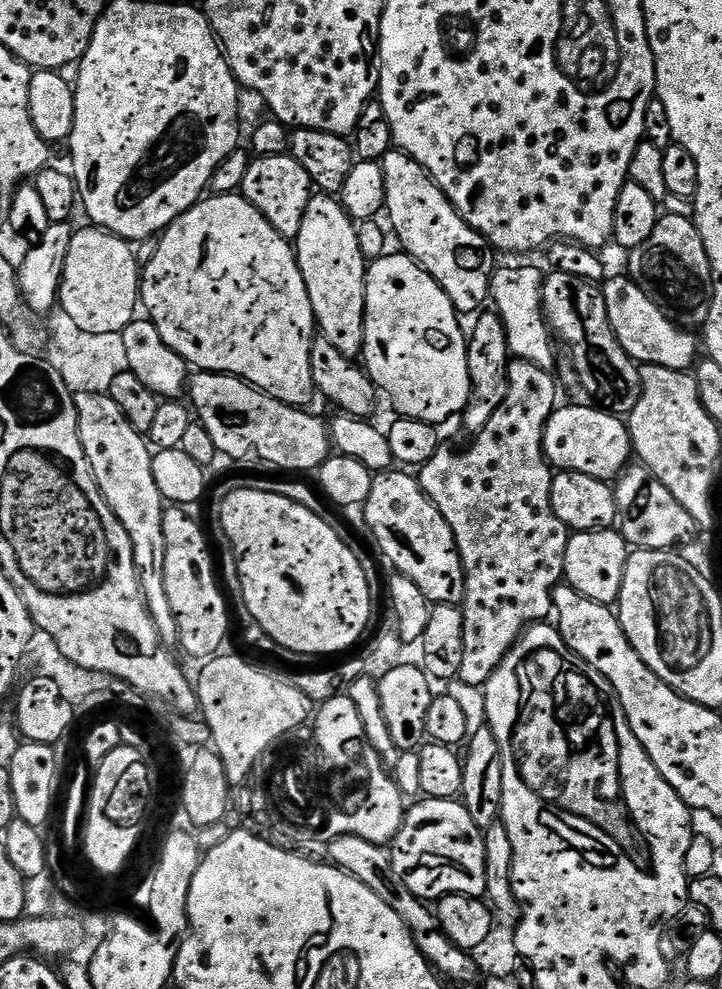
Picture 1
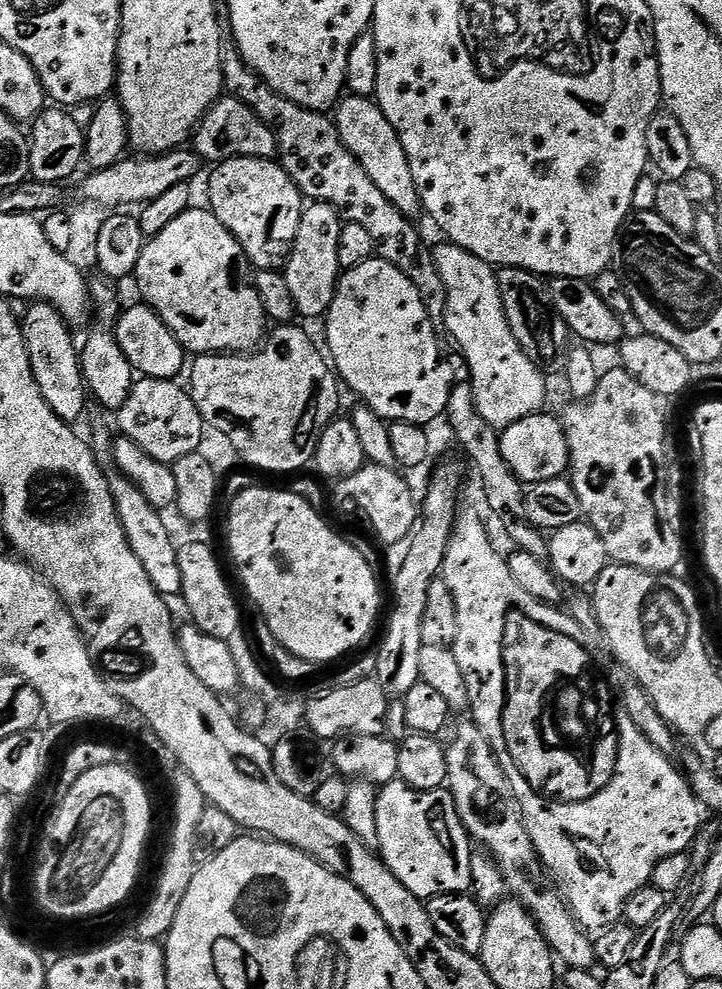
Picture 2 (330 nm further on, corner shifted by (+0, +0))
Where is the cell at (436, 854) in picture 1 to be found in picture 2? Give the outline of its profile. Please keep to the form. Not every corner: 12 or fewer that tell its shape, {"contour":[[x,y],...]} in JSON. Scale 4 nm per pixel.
{"contour":[[377,791],[378,855],[414,894],[467,893],[451,791]]}

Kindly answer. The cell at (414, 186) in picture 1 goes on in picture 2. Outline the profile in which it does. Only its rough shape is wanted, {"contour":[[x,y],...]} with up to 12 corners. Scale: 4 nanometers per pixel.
{"contour":[[345,95],[346,150],[404,216],[421,215],[400,136],[375,99]]}

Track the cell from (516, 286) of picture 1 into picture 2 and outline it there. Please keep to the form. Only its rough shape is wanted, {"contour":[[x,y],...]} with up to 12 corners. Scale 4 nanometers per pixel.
{"contour":[[435,249],[446,326],[497,430],[541,411],[545,373],[510,330],[497,269]]}

